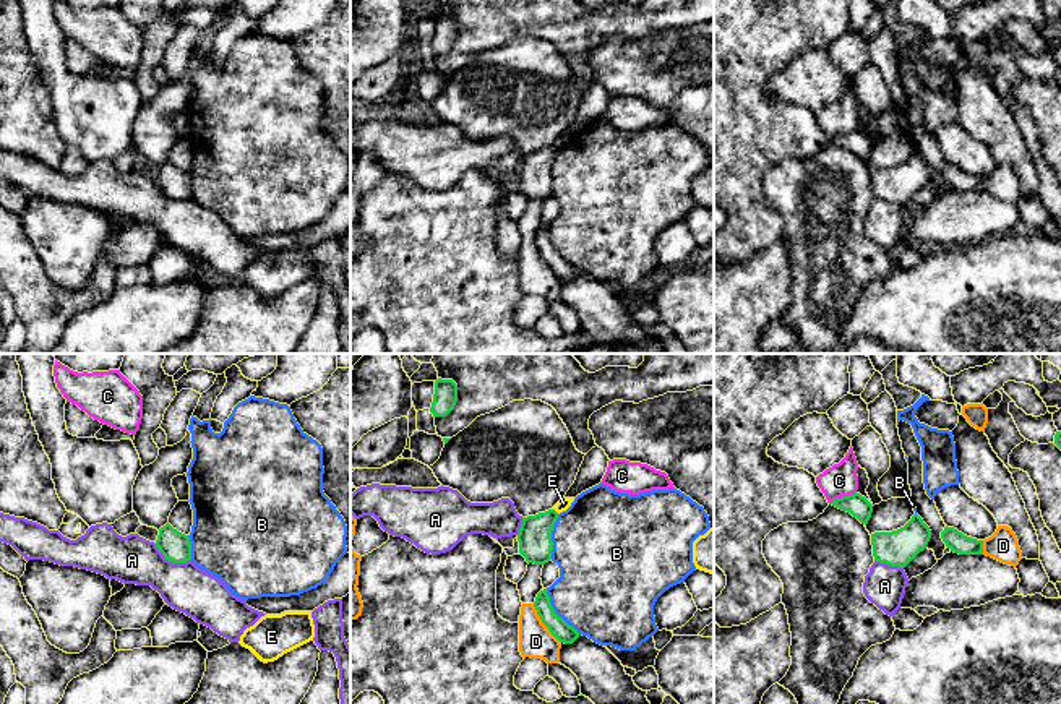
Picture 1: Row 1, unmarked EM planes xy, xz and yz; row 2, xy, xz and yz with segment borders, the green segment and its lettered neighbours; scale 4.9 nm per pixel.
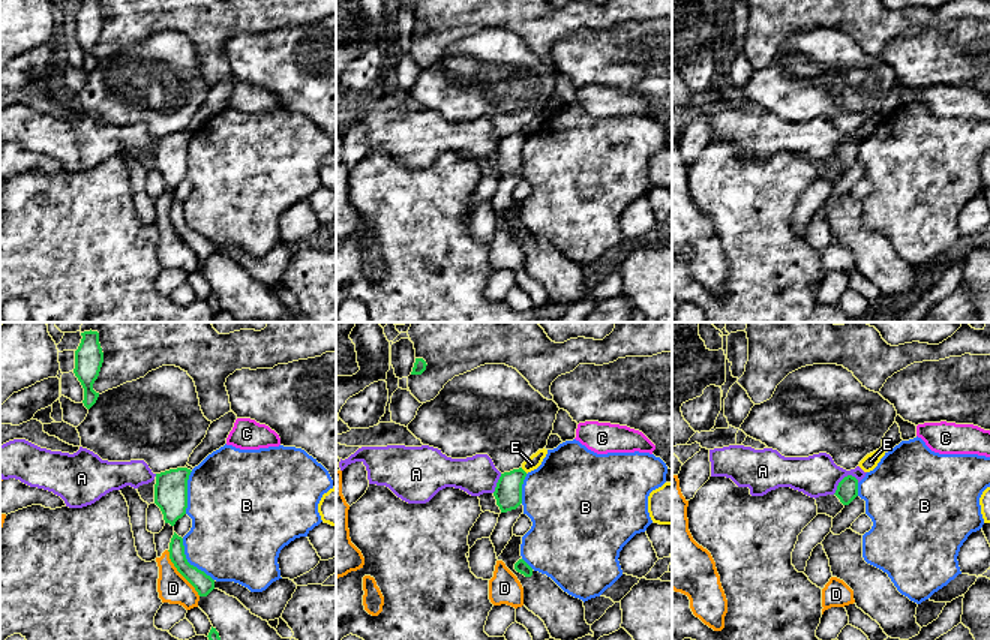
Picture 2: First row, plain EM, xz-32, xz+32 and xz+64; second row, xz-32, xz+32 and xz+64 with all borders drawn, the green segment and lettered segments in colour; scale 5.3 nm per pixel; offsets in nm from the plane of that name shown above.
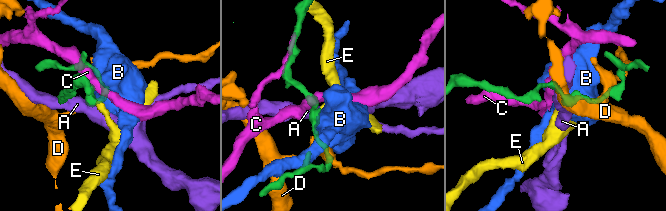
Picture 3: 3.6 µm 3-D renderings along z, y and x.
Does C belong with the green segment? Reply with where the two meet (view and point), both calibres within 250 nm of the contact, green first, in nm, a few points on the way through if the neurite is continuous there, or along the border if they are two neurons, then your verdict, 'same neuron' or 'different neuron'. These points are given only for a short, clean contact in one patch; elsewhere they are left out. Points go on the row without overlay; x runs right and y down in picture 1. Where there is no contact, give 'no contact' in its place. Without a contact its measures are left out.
yz (842, 133) | 110/160 nm | along yz (855, 128), (837, 133), (829, 140) | different neuron

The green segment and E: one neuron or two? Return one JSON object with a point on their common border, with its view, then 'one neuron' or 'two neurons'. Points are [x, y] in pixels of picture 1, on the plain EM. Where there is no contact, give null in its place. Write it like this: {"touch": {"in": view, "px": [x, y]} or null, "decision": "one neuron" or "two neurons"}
{"touch": {"in": "xz", "px": [555, 148]}, "decision": "two neurons"}

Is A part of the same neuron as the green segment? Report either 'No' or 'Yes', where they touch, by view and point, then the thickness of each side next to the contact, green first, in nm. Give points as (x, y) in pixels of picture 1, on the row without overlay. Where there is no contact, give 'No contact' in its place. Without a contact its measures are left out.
No. Touches green at xy (171, 197). Thickness 150 nm (green) against 240 nm

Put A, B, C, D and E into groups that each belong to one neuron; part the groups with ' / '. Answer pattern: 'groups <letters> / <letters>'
groups A / B / C / D / E

